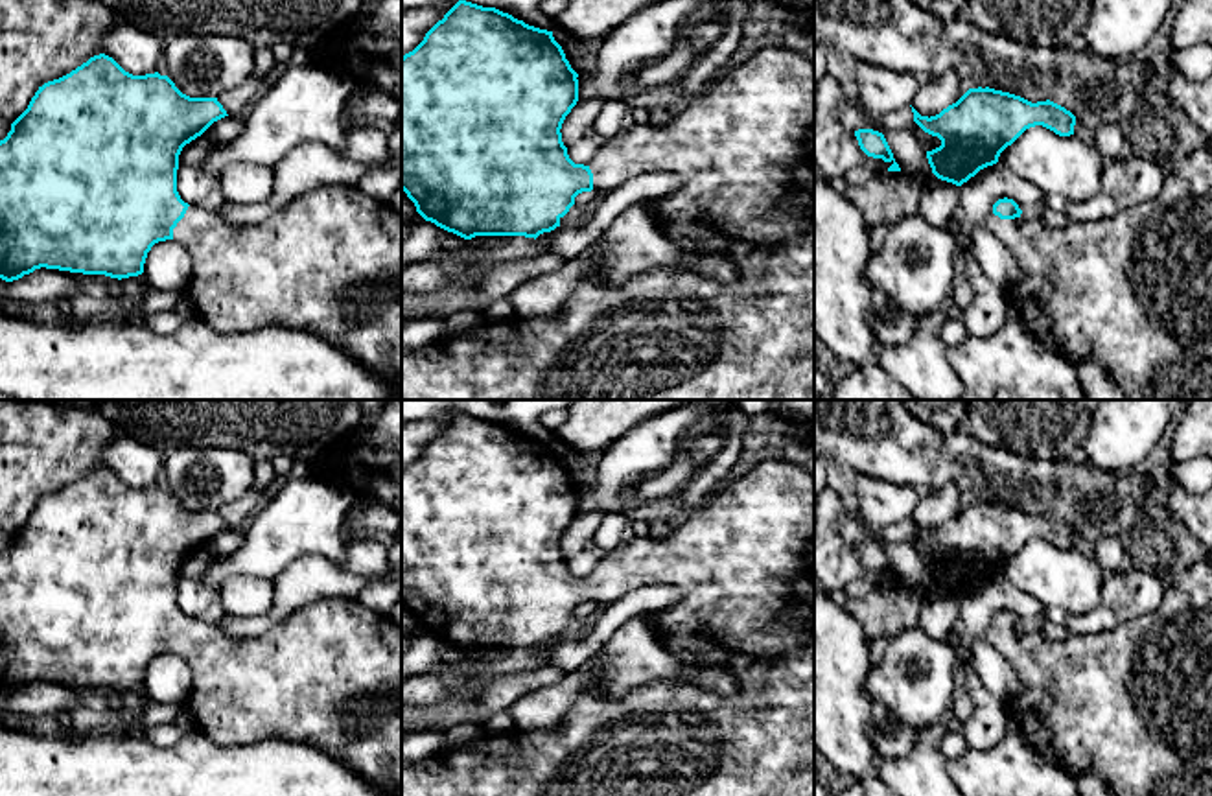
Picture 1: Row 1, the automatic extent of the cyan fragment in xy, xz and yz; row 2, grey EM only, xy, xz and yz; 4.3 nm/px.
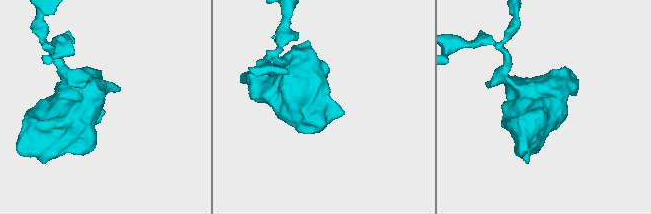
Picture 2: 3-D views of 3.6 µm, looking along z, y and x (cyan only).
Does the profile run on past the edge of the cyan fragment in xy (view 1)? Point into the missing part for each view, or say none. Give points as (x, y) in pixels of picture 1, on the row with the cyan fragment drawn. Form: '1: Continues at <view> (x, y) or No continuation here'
1: Continues at xy (330, 260)

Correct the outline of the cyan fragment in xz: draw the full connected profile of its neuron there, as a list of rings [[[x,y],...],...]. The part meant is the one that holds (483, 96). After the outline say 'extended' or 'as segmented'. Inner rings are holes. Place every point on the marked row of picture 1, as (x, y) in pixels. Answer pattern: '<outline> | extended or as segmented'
[[[459,0],[438,20],[424,41],[402,57],[402,190],[414,203],[416,212],[437,227],[464,240],[475,236],[525,236],[538,238],[560,227],[560,219],[575,205],[575,197],[591,192],[589,214],[623,182],[650,171],[672,171],[682,186],[656,199],[647,199],[647,210],[658,228],[685,251],[722,254],[739,265],[735,284],[718,284],[691,269],[654,267],[634,280],[608,287],[599,273],[591,273],[564,302],[554,319],[545,321],[483,321],[460,335],[442,335],[433,345],[402,348],[402,400],[814,400],[814,168],[807,146],[814,127],[814,64],[799,52],[763,48],[705,90],[693,96],[678,114],[663,125],[634,123],[617,138],[608,140],[589,166],[575,164],[562,142],[562,123],[578,101],[578,74],[571,68],[553,31],[540,29],[503,13]]] | extended

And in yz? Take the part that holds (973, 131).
[[[969,88],[956,103],[936,116],[921,116],[914,107],[914,122],[928,135],[938,136],[941,146],[926,151],[932,173],[947,182],[961,186],[980,170],[998,162],[1000,153],[1026,129],[1043,125],[1059,136],[1074,135],[1076,116],[1065,107],[1046,100],[1031,103],[1020,96],[995,88]]] | as segmented

